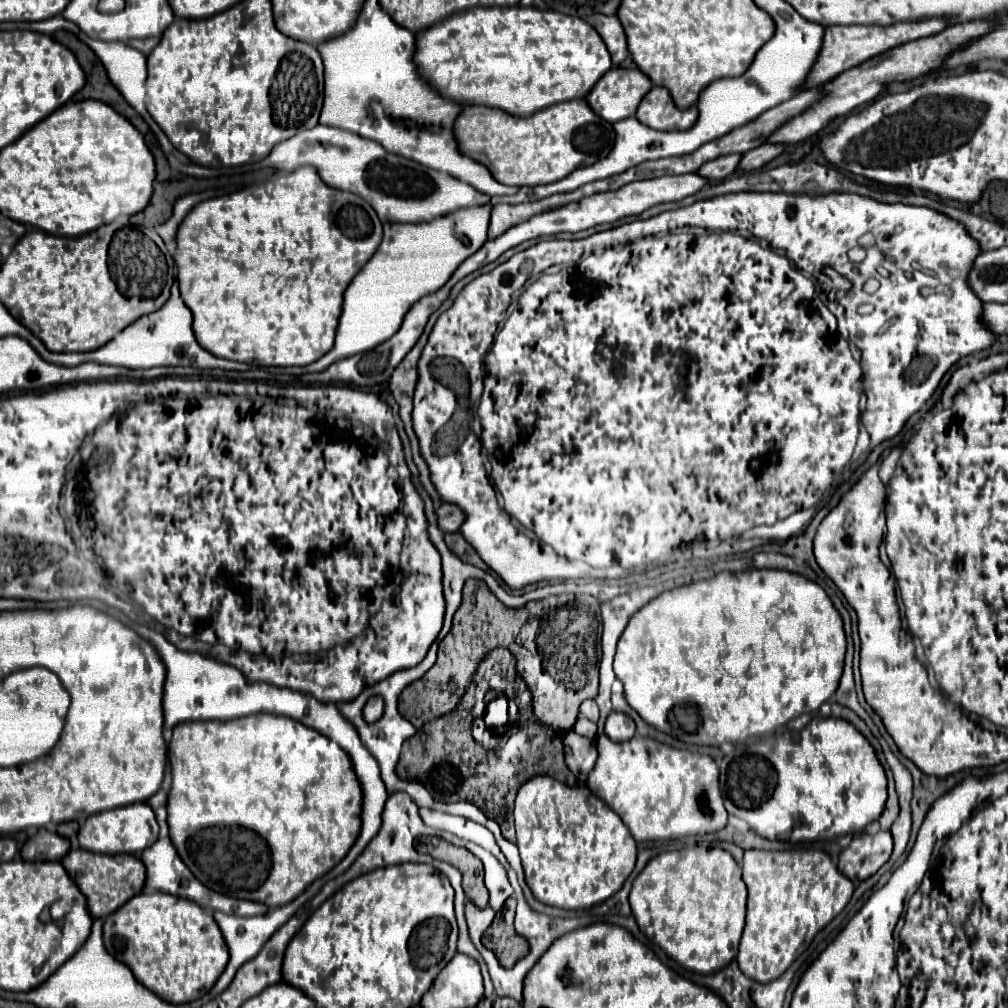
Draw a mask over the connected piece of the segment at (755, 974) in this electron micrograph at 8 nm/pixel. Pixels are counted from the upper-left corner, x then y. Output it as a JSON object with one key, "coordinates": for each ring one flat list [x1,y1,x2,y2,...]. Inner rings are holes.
{"coordinates":[[744,851,742,861,744,883,748,887,748,913,746,913,744,933,740,939,738,951,738,967,746,977,754,981,768,983,780,977,798,957,798,953,808,949,818,931,822,931,850,901,854,893,854,883,844,877,830,855,822,851]]}

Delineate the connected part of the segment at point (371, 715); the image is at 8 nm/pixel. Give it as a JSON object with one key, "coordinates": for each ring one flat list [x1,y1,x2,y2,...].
{"coordinates":[[372,697,372,701,368,701,364,707,364,721,376,723,382,717,382,711,384,711,384,701,380,701,380,697]]}

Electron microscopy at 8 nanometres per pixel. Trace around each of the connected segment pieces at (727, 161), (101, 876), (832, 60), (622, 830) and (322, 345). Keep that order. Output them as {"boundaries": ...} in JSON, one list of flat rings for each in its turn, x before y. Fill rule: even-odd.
{"boundaries":[[[724,155,724,157,718,157,716,161,708,161,708,165,702,165,696,173,700,173,700,177,712,181,712,183,718,183,730,175,734,175,734,169,738,165,742,155]],[[72,849,62,859,62,865,72,881,78,885,80,893,86,897,88,911,94,919,114,913,120,905,124,905,124,901,142,891,146,879,144,865,136,855,100,855,84,849]],[[928,17,928,21,900,21,900,25,890,25,890,27,880,27,880,25,832,25,824,31,824,45,820,49,820,57,816,57,816,65,812,67,812,73,808,75,808,81,800,89,812,89,820,87,822,83,832,81,846,69,852,69,856,65,862,65,864,61,886,53,898,45,904,45,908,41,916,41,920,37,930,37,940,33,944,27,944,21,936,21,934,17]],[[536,775,520,787,514,803,516,845,520,849,526,883,534,897,560,909,588,909,618,893,636,863,636,841,622,819,586,785,568,787,548,775]],[[298,167,288,175,278,175,272,177,266,183,260,185,250,185,242,191,228,193,222,197,214,197,208,201,202,201,184,217,180,223,180,229,176,233,176,251,174,251,174,261,178,267,178,285,180,285,180,295,186,307,192,311,194,323,194,335,198,343,214,353,216,357,222,359,232,359,232,361,242,361,242,363,254,363,254,365,272,365,272,367,290,367,290,365,308,365,322,355,326,355,332,345,334,345,334,335,338,327,338,317,342,313,342,295,352,281,352,277,366,265,366,261,374,255,382,241,382,223,376,217,374,209,360,197,328,187,316,173,314,167]]]}

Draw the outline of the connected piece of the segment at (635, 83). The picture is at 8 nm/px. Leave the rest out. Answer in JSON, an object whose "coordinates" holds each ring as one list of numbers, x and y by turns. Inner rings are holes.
{"coordinates":[[612,67,586,95,592,111,608,121,616,123,620,119,632,117,640,97,652,87,650,79,638,69,620,69]]}

